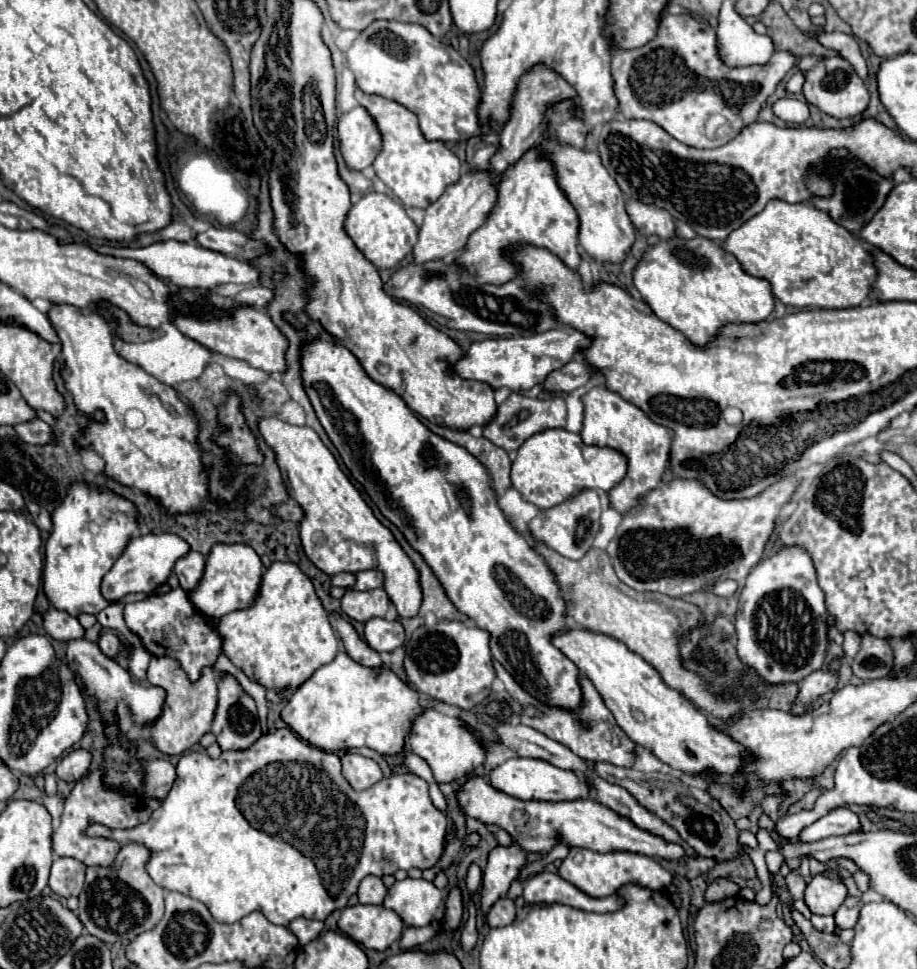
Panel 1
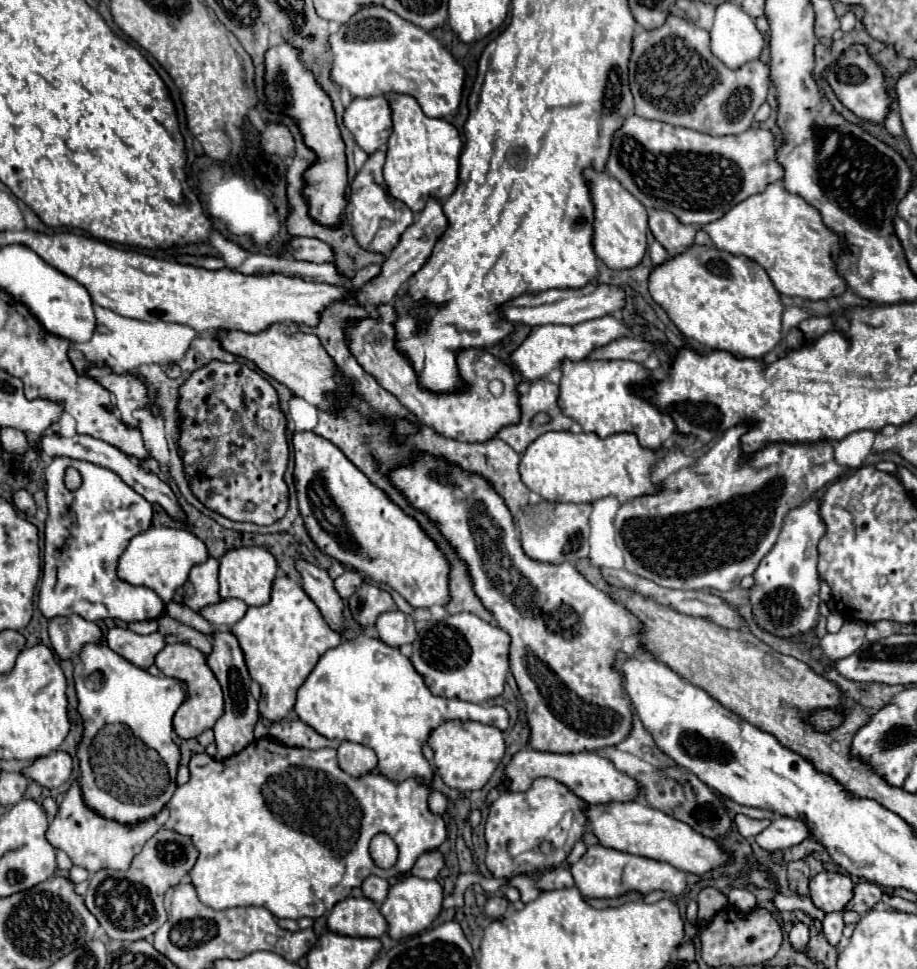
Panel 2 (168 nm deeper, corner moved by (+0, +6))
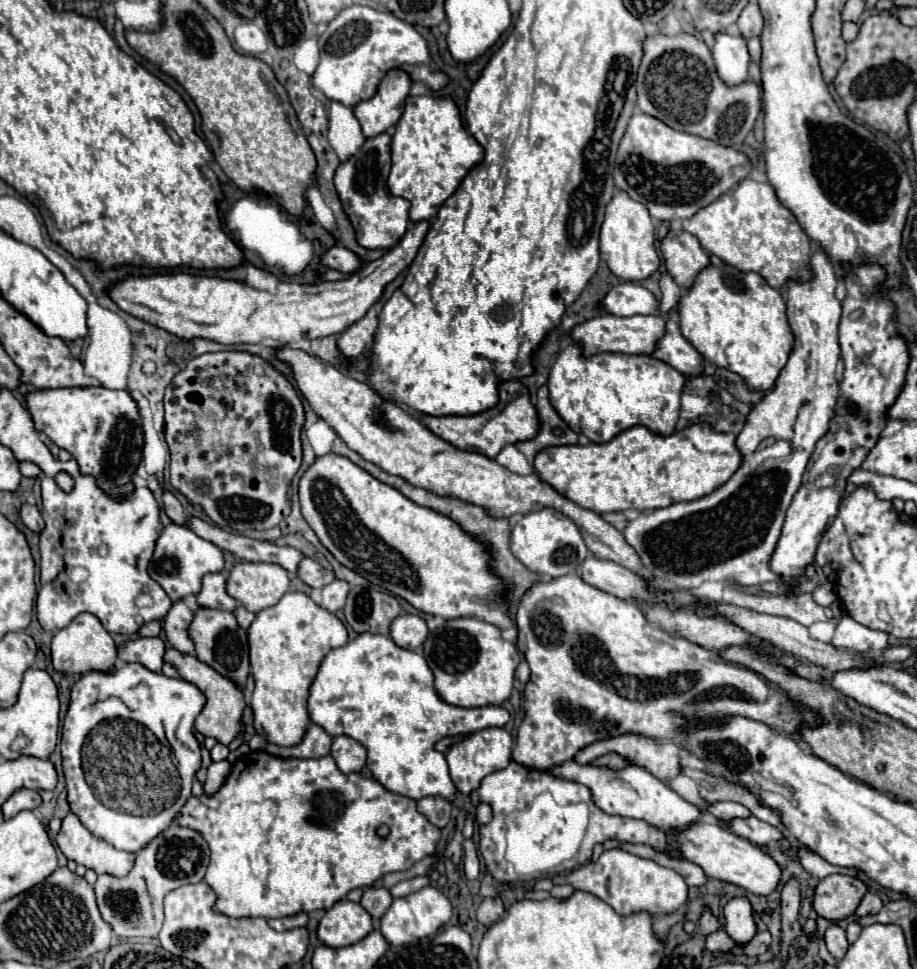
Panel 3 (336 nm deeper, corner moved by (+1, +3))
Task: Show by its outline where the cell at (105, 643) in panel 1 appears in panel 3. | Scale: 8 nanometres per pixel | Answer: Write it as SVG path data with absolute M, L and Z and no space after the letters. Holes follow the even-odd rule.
M138 637L138 639L132 639L118 647L118 659L126 661L126 663L140 663L146 669L160 673L162 663L164 663L164 659L162 659L164 649L166 649L166 645L160 637L152 637L152 639Z

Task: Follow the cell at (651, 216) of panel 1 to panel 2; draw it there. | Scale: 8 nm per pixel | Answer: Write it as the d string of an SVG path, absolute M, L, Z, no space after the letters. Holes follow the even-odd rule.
M653 210L649 214L649 228L671 258L689 250L697 232L695 226L681 224L671 212L665 210Z

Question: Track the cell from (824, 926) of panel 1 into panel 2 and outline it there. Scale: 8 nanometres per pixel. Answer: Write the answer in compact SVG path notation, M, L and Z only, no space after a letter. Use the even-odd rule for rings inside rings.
M831 912L825 916L823 920L823 934L827 938L827 942L837 948L839 940L841 940L841 932L843 932L843 918L841 918L841 912Z

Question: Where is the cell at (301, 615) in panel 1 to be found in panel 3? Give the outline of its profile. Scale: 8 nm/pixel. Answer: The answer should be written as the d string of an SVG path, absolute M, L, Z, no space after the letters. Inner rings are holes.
M290 591L274 607L256 613L248 627L250 669L256 683L250 705L256 731L260 731L270 743L282 747L300 743L308 723L308 689L326 653L346 645L346 641L348 633L344 623L304 593Z

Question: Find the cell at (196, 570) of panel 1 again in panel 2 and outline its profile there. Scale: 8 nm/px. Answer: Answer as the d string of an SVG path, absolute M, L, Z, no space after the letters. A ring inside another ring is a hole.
M209 558L207 562L193 566L189 580L183 586L185 604L191 610L201 612L205 606L219 604L223 600L217 592L217 568L219 562L215 558Z

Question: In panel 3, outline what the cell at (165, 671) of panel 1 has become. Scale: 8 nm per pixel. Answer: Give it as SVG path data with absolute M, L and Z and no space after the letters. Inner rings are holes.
M174 647L166 649L164 661L170 663L170 665L174 665L178 669L178 673L180 673L182 679L186 679L188 683L194 683L206 695L206 705L200 711L200 715L196 717L194 729L200 735L214 737L216 741L228 745L234 739L234 735L244 729L244 725L240 723L240 715L242 715L242 709L244 709L244 695L242 695L242 691L236 691L236 687L232 687L232 683L228 683L228 679L224 679L222 675L218 675L216 671L212 671L212 667L208 667L206 663L200 663L194 655L180 653Z

